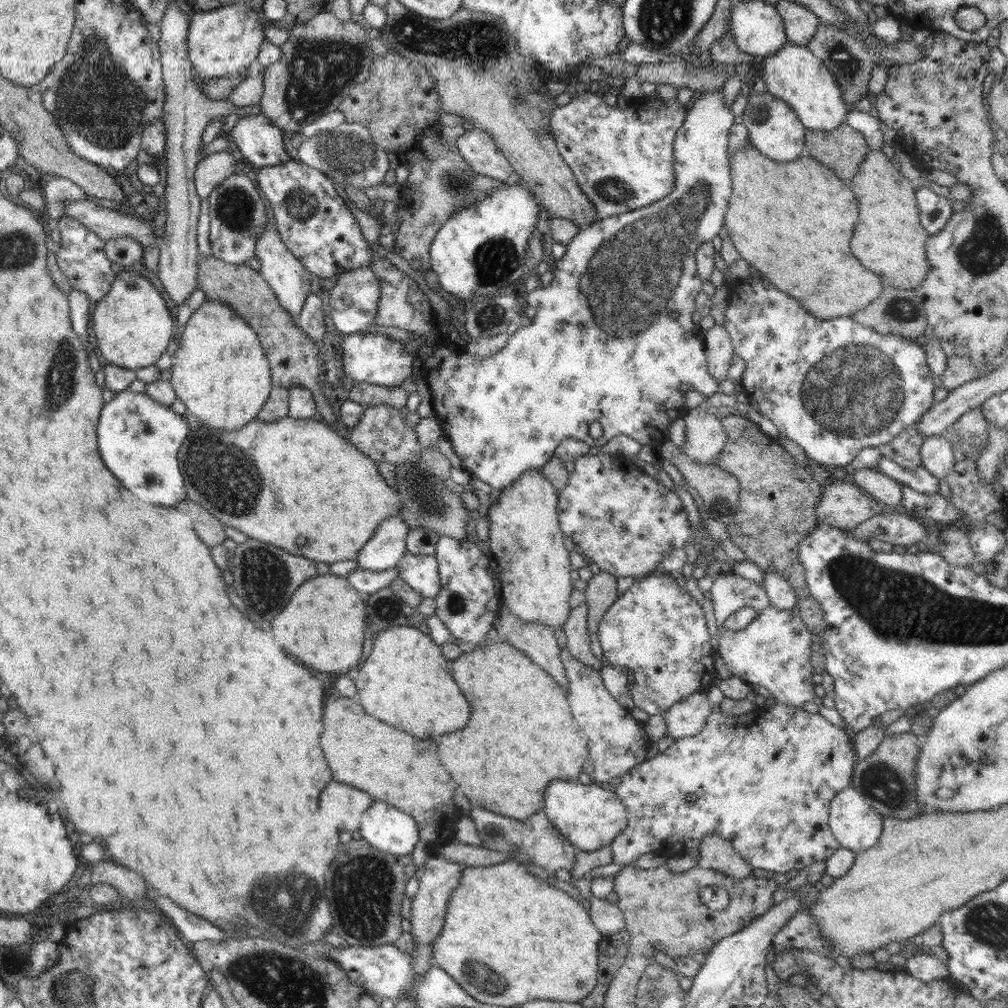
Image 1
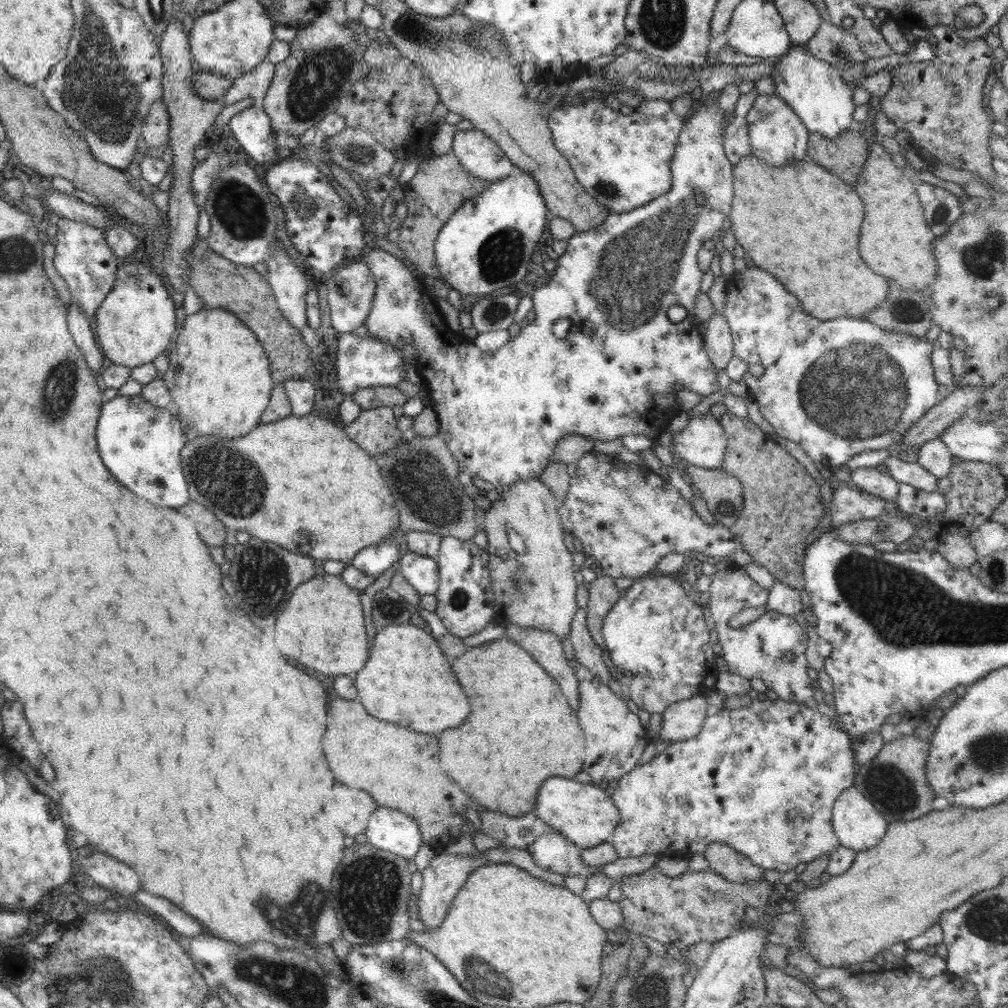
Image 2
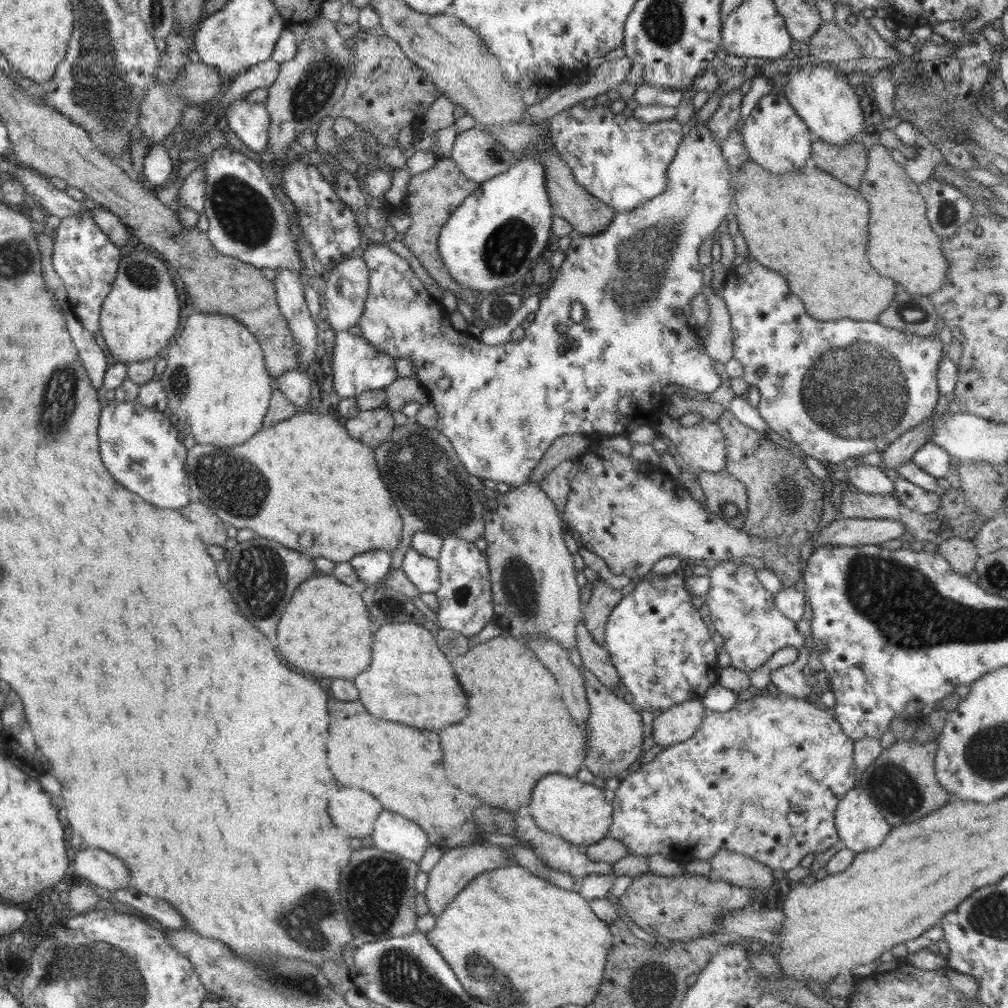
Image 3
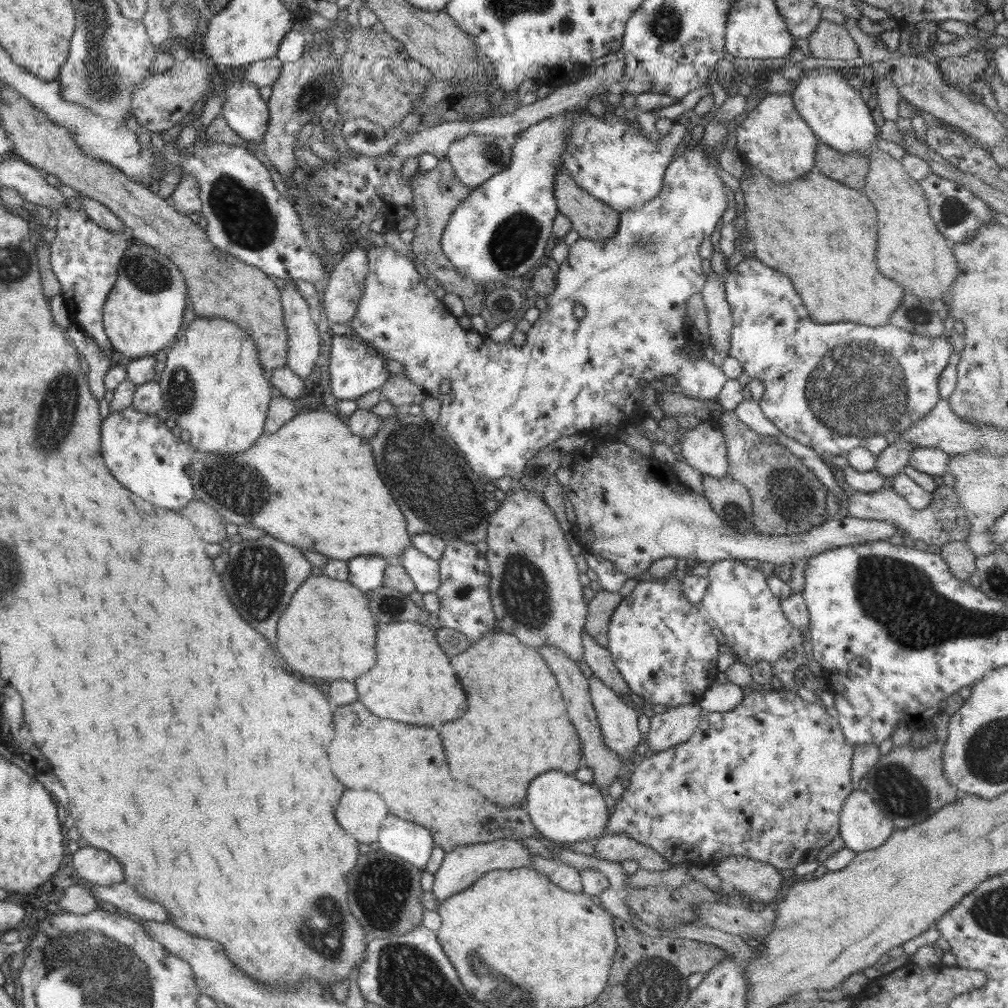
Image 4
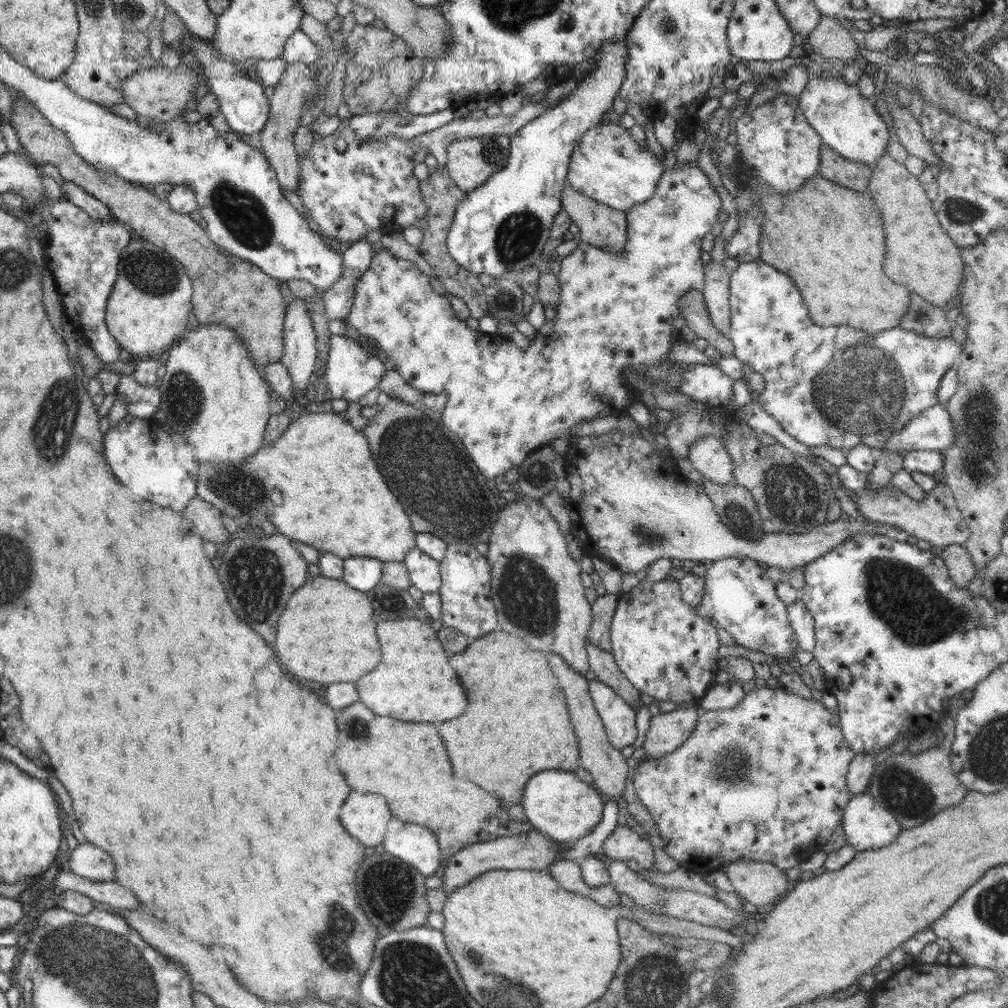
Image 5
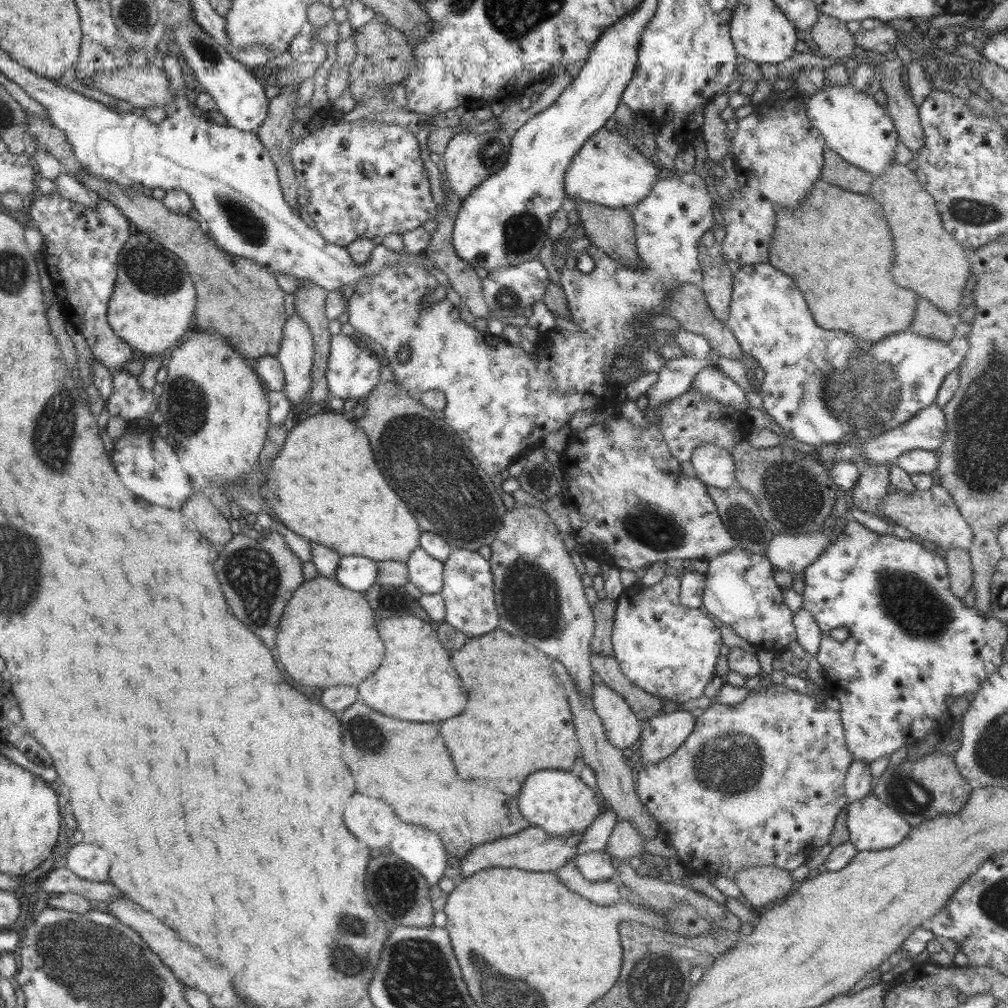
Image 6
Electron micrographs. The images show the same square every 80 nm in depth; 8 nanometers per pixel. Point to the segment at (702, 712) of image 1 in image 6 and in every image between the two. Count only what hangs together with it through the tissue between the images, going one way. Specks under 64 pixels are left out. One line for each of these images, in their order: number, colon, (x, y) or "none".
2: (682, 720)
3: (678, 723)
4: (675, 726)
5: (667, 731)
6: (662, 734)

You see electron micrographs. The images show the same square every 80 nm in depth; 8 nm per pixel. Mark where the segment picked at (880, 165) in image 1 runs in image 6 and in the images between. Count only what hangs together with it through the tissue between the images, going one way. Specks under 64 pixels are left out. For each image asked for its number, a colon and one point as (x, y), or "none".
2: (895, 241)
3: (903, 246)
4: (911, 250)
5: (920, 255)
6: (929, 260)

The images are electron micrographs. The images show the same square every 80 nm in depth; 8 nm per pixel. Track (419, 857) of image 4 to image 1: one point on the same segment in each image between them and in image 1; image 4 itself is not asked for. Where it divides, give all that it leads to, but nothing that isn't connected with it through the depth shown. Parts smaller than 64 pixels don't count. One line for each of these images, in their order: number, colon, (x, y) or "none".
1: (388, 829)
2: (388, 829)
3: (393, 833)

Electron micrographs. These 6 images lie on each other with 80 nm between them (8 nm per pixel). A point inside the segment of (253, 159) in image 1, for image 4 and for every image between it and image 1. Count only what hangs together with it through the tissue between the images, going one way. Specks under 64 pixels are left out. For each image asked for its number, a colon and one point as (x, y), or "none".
2: (251, 127)
3: (249, 121)
4: (246, 112)

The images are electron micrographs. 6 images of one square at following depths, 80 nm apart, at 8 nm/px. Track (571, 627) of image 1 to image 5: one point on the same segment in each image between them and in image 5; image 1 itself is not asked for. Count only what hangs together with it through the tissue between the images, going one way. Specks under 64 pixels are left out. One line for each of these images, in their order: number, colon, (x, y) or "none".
2: (588, 653)
3: (596, 659)
4: (598, 658)
5: (603, 664)

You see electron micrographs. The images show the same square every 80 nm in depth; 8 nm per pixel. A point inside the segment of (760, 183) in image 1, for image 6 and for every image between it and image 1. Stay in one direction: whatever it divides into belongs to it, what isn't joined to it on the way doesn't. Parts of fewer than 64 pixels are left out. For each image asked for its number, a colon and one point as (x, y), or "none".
2: (801, 223)
3: (807, 225)
4: (822, 234)
5: (829, 239)
6: (837, 248)

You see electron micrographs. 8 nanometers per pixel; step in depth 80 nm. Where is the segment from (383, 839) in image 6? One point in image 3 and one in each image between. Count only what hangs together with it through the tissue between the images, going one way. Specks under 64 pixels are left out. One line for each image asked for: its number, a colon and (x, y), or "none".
3: (352, 810)
4: (360, 813)
5: (365, 816)

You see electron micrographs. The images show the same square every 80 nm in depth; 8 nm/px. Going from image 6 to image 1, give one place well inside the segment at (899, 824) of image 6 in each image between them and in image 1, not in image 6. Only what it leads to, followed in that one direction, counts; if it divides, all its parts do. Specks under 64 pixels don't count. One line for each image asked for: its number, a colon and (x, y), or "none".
1: (856, 825)
2: (859, 826)
3: (860, 825)
4: (863, 826)
5: (867, 825)

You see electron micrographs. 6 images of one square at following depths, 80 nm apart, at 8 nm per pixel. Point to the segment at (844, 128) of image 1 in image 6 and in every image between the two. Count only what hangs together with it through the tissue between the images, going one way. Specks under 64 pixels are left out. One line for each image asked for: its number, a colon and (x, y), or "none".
2: (845, 157)
3: (848, 162)
4: (851, 169)
5: (855, 175)
6: (836, 171)

